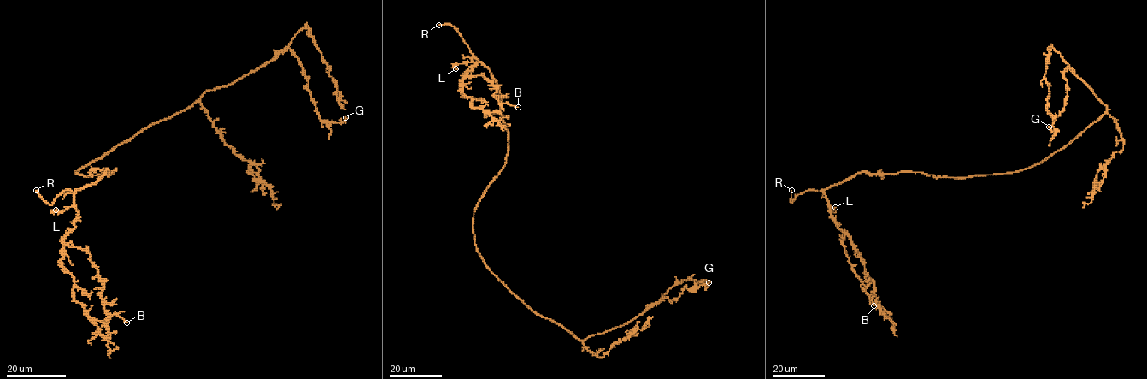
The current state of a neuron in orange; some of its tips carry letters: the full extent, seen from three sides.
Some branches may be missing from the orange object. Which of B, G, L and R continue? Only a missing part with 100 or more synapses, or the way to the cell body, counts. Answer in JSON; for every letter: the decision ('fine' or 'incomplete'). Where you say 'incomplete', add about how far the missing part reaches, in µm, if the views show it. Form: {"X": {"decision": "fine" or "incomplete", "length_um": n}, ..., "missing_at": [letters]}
{"B": {"decision": "fine"}, "G": {"decision": "fine"}, "L": {"decision": "fine"}, "R": {"decision": "incomplete", "length_um": 35}, "missing_at": ["R"]}

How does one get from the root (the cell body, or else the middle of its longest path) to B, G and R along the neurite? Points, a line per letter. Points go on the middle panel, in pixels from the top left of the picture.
B: (473, 231), (508, 132), (496, 79), (473, 56), (462, 78), (482, 74), (501, 103), (518, 107)
G: (473, 231), (485, 265), (532, 310), (581, 340), (708, 282)
R: (473, 231), (473, 209), (504, 165), (508, 132), (491, 72), (451, 25), (438, 25)

